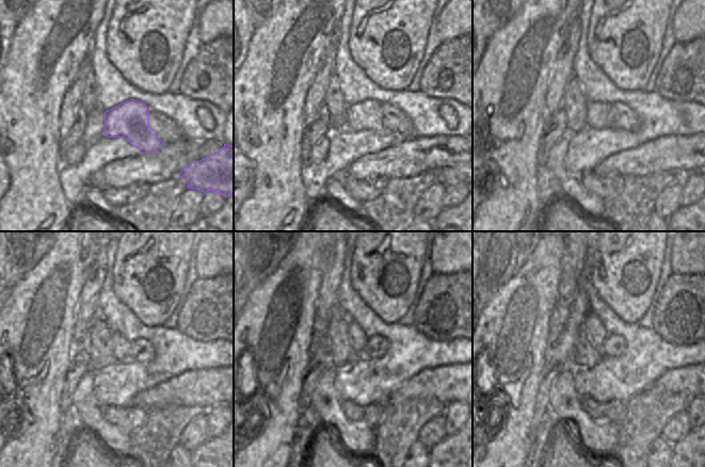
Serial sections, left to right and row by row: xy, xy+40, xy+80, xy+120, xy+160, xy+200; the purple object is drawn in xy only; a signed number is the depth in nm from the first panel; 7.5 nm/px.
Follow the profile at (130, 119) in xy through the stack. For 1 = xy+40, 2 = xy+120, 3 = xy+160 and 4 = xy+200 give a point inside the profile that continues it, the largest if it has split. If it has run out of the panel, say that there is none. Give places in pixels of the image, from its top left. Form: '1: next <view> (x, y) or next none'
1: next xy+40 (367, 115)
2: next xy+120 (121, 349)
3: next xy+160 (357, 347)
4: next xy+200 (597, 345)

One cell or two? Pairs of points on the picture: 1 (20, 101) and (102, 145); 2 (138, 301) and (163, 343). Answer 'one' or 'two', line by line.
1: two
2: two

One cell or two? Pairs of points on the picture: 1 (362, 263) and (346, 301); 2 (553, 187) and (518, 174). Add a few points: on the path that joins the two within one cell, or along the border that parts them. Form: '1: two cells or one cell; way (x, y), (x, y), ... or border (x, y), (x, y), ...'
1: two cells; border (352, 260), (350, 269), (351, 285), (367, 306)
2: two cells; border (538, 165), (538, 197), (540, 203)

